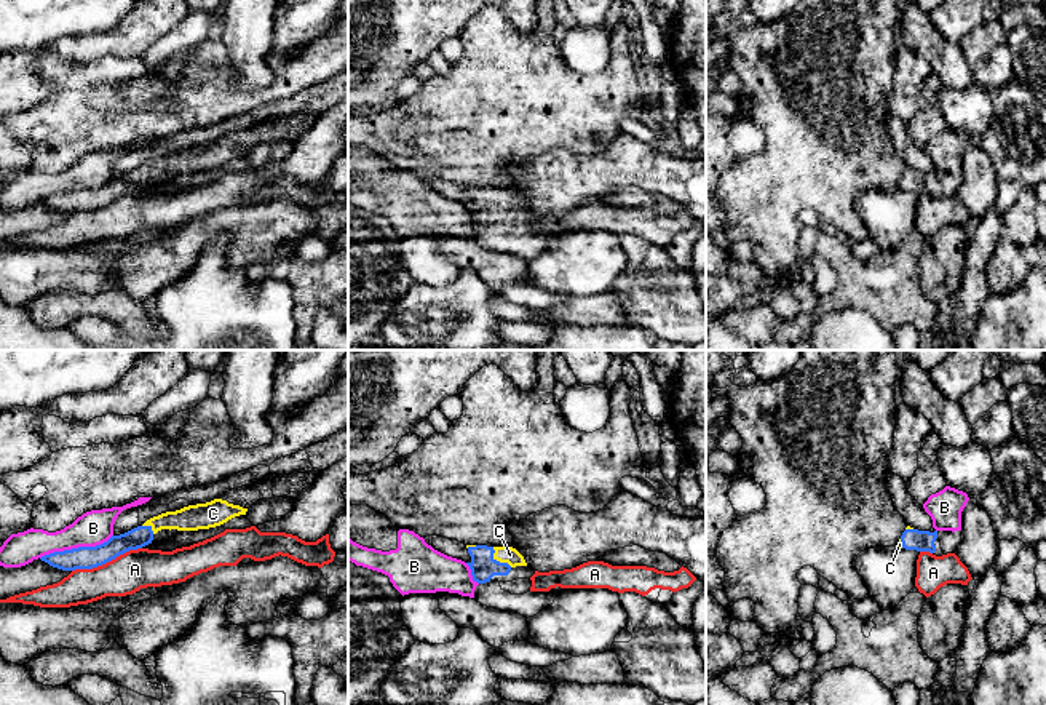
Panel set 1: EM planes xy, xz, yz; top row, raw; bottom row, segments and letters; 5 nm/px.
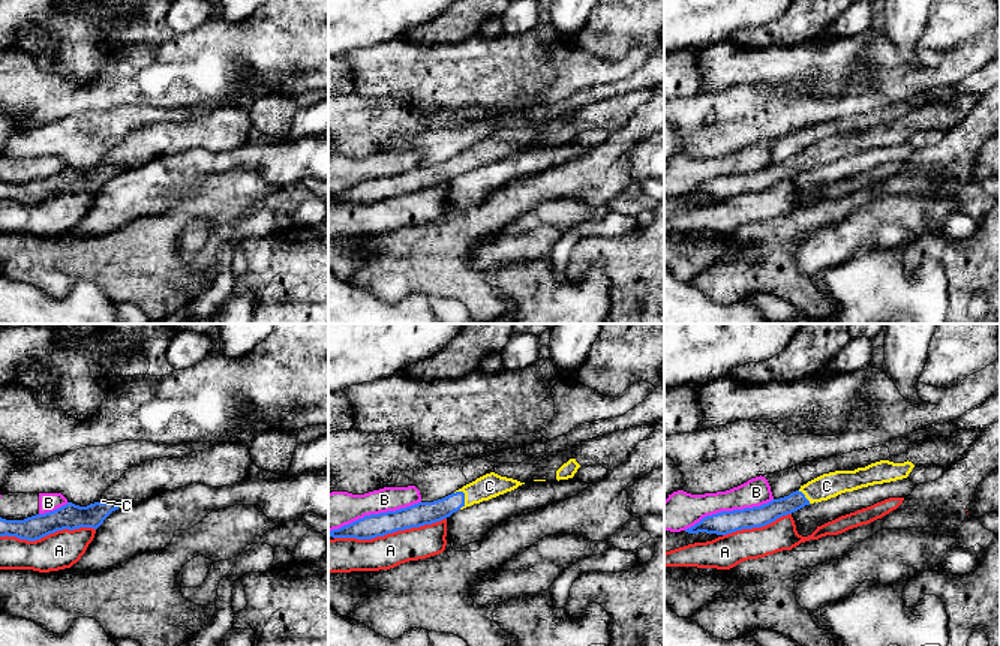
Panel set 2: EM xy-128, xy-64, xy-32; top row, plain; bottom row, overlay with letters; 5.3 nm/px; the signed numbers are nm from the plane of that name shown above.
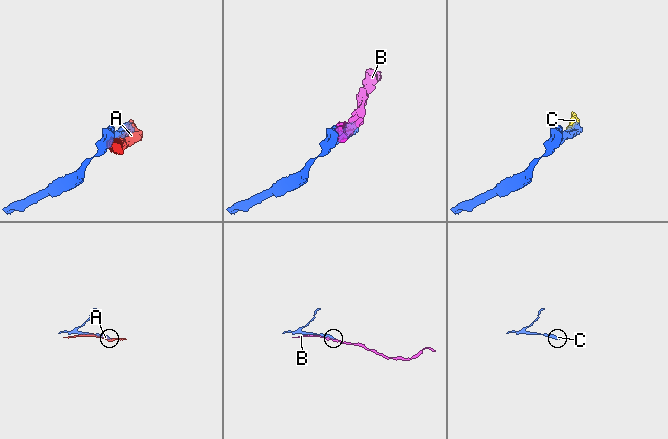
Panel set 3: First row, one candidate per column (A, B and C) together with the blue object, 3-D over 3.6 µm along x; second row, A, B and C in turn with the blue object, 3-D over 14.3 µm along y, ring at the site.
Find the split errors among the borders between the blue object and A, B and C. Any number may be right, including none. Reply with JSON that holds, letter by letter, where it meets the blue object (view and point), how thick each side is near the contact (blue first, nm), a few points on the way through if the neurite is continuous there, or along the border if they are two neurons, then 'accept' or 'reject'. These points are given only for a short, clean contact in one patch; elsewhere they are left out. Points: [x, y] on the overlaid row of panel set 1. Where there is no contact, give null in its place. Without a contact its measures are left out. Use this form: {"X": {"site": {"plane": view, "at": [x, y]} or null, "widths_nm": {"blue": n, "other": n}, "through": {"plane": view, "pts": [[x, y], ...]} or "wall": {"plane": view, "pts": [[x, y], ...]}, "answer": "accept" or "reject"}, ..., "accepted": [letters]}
{"A": {"site": {"plane": "xy", "at": [106, 561]}, "widths_nm": {"blue": 110, "other": 200}, "answer": "reject"}, "B": {"site": {"plane": "xy", "at": [75, 549]}, "widths_nm": {"blue": 110, "other": 180}, "answer": "reject"}, "C": {"site": {"plane": "xz", "at": [499, 561]}, "widths_nm": {"blue": 130, "other": 90}, "through": {"plane": "xz", "pts": [[483, 566], [487, 561], [499, 561], [510, 555]]}, "answer": "accept"}, "accepted": ["C"]}

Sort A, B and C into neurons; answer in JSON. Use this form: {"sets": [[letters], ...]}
{"sets": [["A"], ["B"], ["C"]]}

